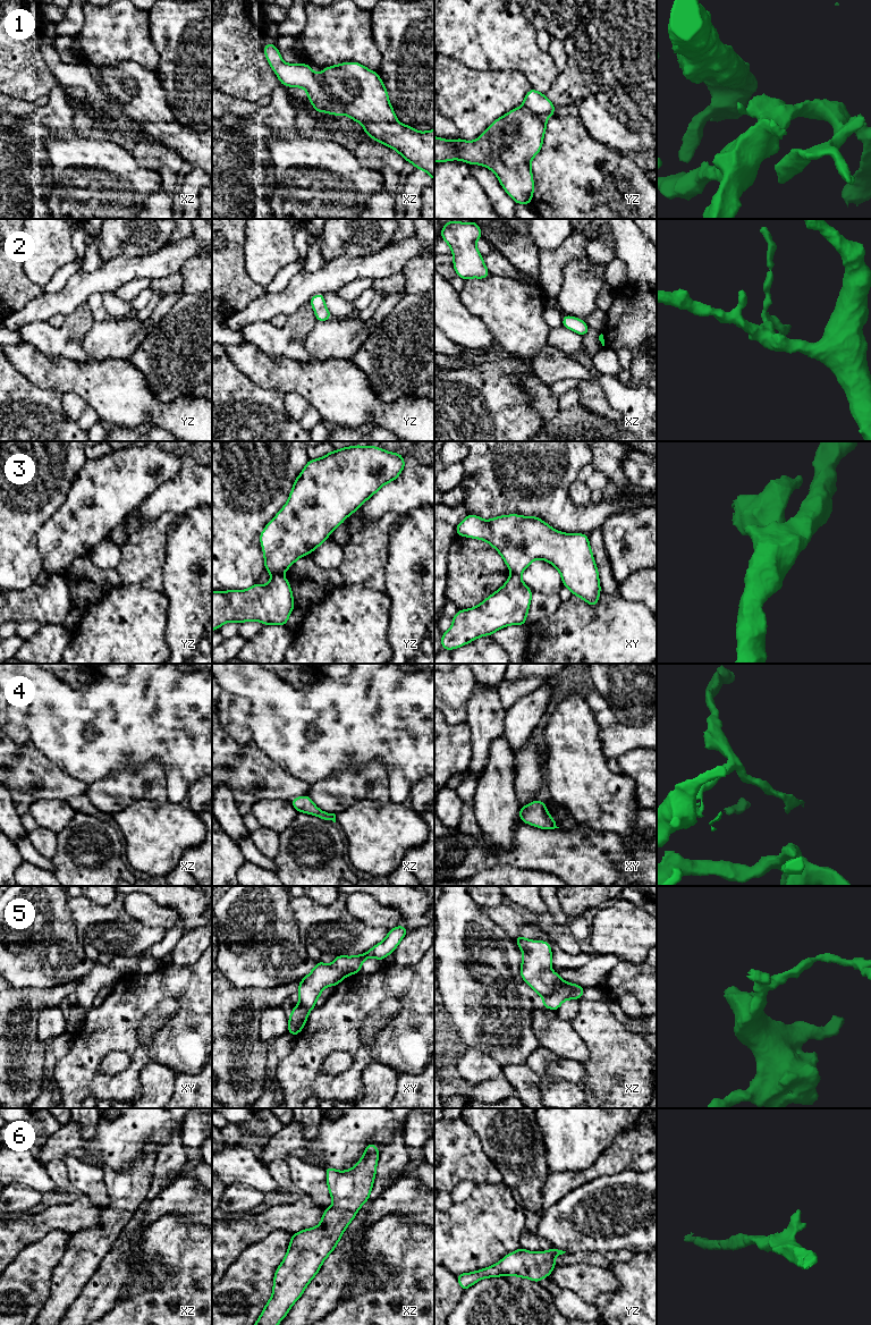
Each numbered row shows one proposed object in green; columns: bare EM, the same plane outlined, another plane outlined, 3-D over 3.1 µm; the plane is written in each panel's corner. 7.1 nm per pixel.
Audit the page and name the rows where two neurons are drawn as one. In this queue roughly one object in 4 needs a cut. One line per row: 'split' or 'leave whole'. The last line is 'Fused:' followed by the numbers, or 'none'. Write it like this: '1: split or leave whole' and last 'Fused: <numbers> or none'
1: split
2: leave whole
3: split
4: leave whole
5: split
6: leave whole
Fused: 1, 3, 5

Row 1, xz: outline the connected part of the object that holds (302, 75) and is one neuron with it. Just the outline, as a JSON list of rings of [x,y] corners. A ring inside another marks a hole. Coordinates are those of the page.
[[[264,44],[265,58],[284,86],[303,87],[316,112],[328,112],[333,116],[341,113],[339,103],[325,91],[320,77],[307,64],[286,64],[277,47]]]

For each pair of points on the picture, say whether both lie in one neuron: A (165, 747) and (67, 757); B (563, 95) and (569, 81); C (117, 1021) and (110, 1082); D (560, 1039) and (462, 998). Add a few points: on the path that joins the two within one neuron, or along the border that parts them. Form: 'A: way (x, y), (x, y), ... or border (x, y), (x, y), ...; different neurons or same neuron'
A: way (141, 747), (116, 747), (99, 757), (91, 757); same neuron
B: way (564, 92), (569, 84); same neuron
C: way (99, 1039), (94, 1044), (92, 1074); same neuron
D: border (535, 1003), (532, 1010), (532, 1031), (540, 1045); different neurons

